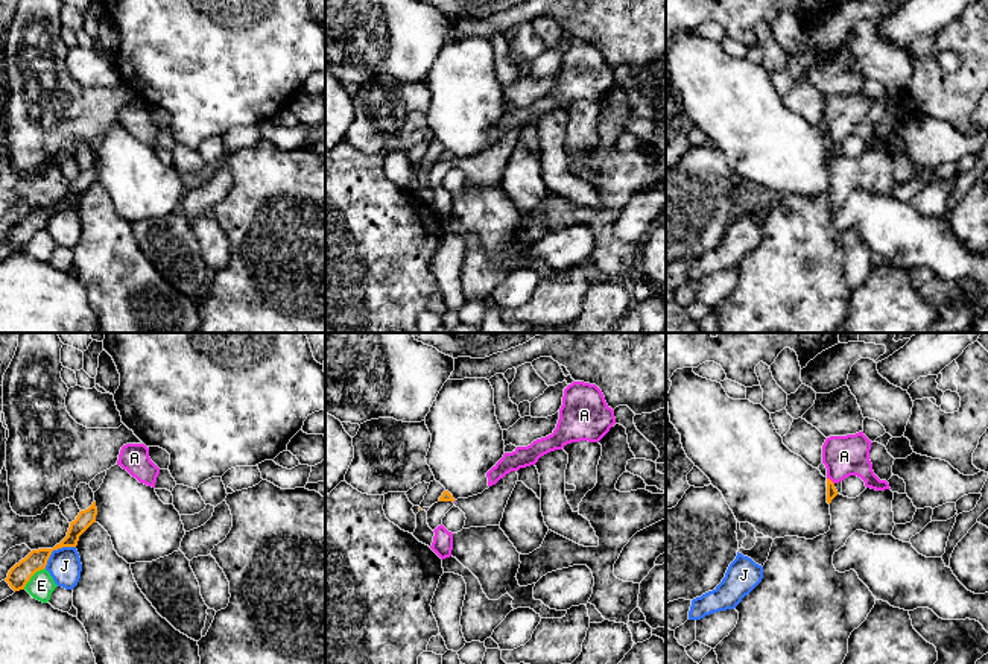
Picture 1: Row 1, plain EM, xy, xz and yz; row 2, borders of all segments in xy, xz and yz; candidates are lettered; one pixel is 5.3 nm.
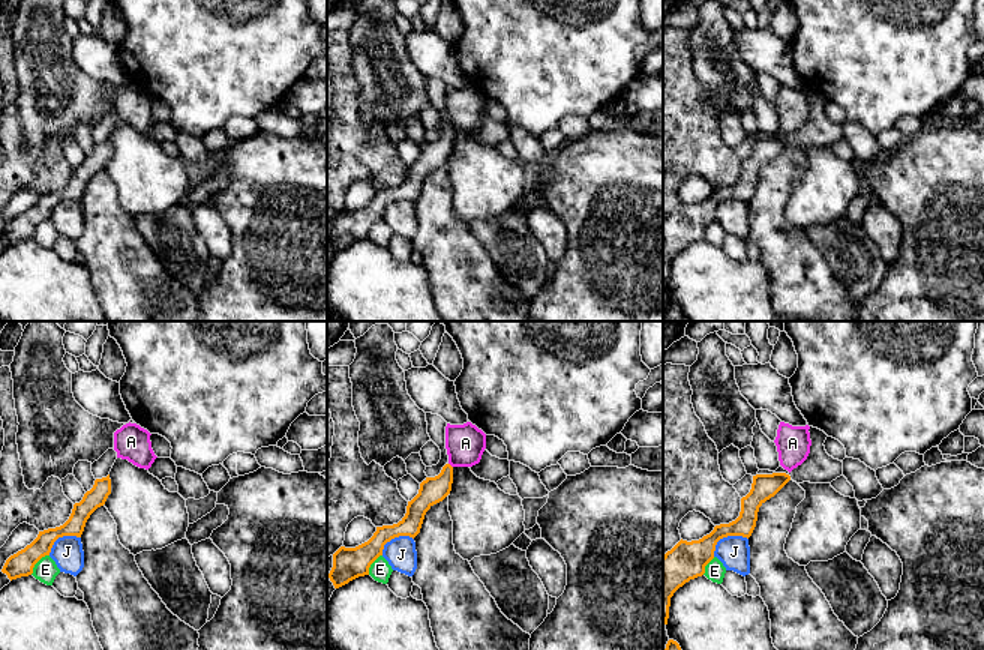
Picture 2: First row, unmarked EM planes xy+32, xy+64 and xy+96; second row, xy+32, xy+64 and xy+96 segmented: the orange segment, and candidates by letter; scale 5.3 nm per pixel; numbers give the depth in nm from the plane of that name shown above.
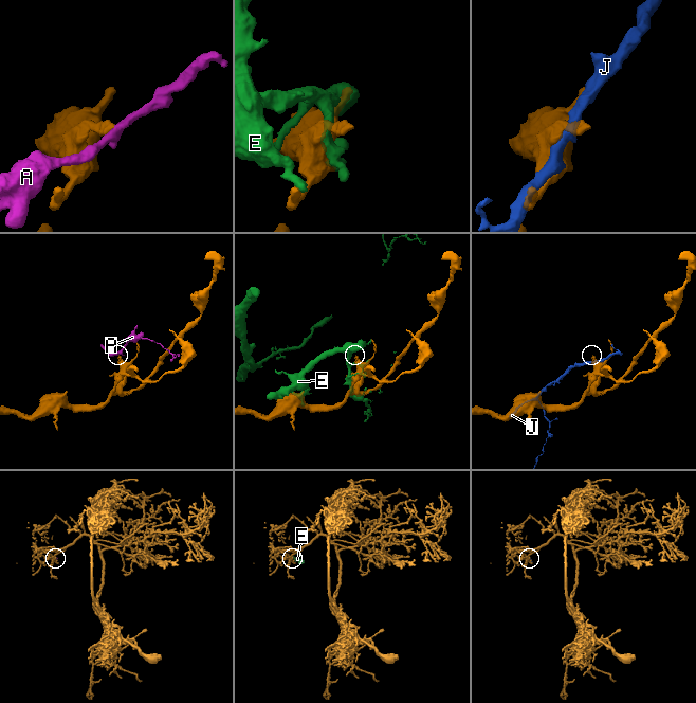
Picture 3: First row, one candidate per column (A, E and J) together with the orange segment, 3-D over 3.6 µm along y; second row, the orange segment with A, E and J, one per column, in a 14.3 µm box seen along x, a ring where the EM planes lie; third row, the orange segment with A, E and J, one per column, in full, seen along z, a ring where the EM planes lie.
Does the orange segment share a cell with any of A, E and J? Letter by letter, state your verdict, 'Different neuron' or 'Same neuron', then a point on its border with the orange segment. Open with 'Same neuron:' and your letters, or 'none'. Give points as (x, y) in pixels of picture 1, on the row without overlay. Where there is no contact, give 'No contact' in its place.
Same neuron: none
A: Different neuron. Touches orange at yz (830, 140)
E: Different neuron. Touches orange at xy (32, 234)
J: Different neuron. Touches orange at xy (55, 208)

